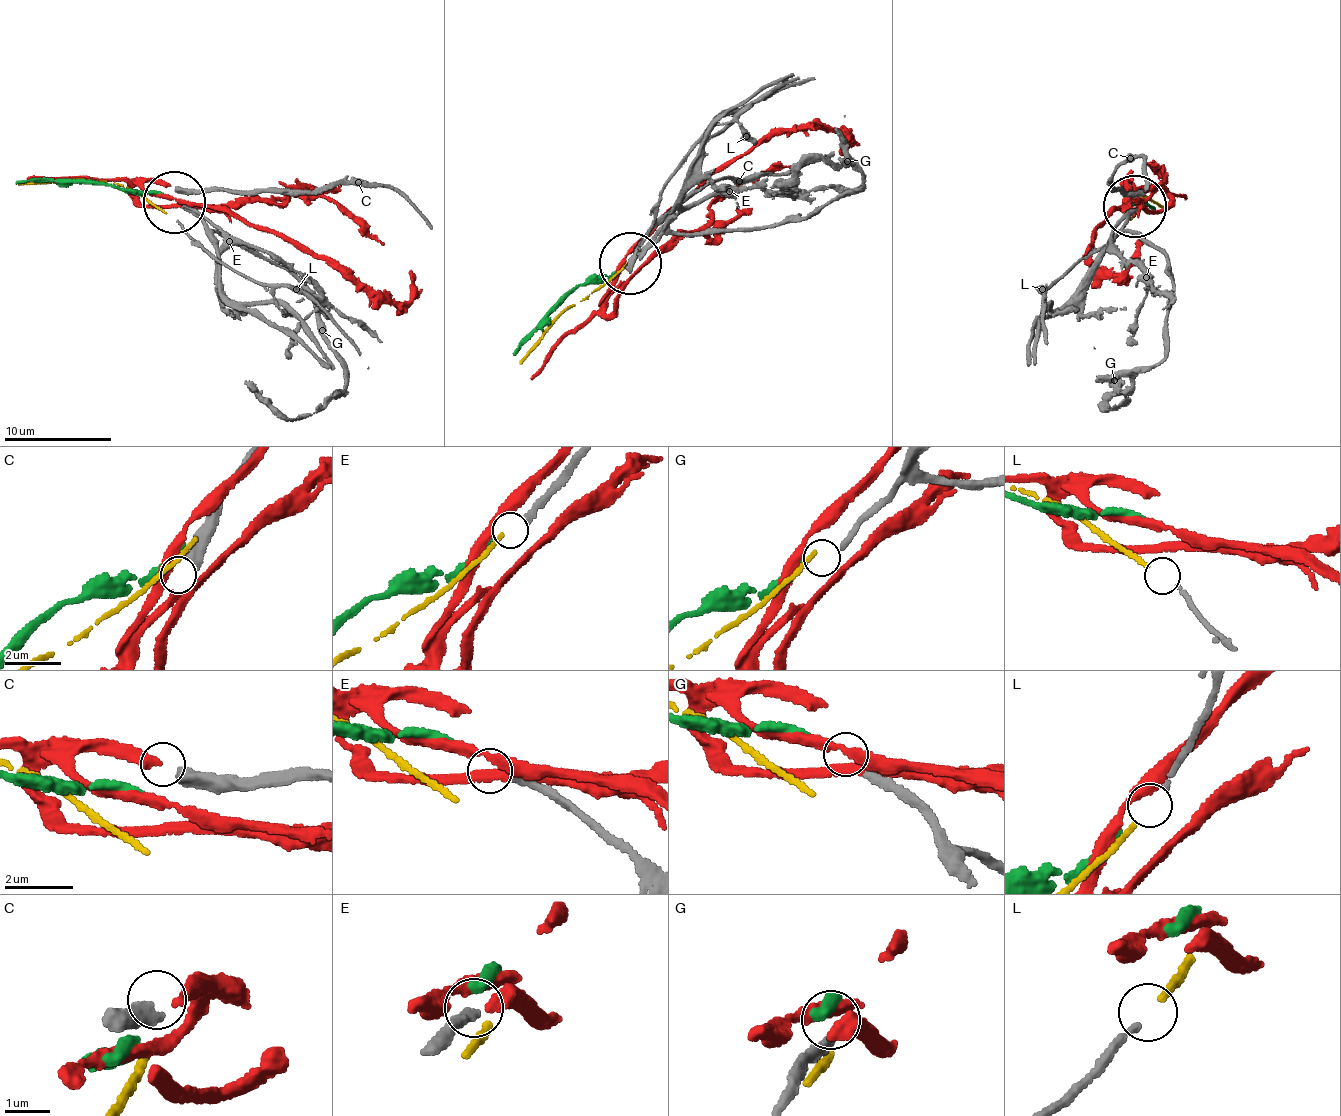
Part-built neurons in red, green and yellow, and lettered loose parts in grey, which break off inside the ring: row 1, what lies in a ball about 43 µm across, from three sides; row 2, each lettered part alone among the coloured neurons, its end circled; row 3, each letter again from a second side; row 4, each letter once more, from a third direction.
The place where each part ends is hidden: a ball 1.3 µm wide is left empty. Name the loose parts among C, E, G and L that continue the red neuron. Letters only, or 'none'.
C

